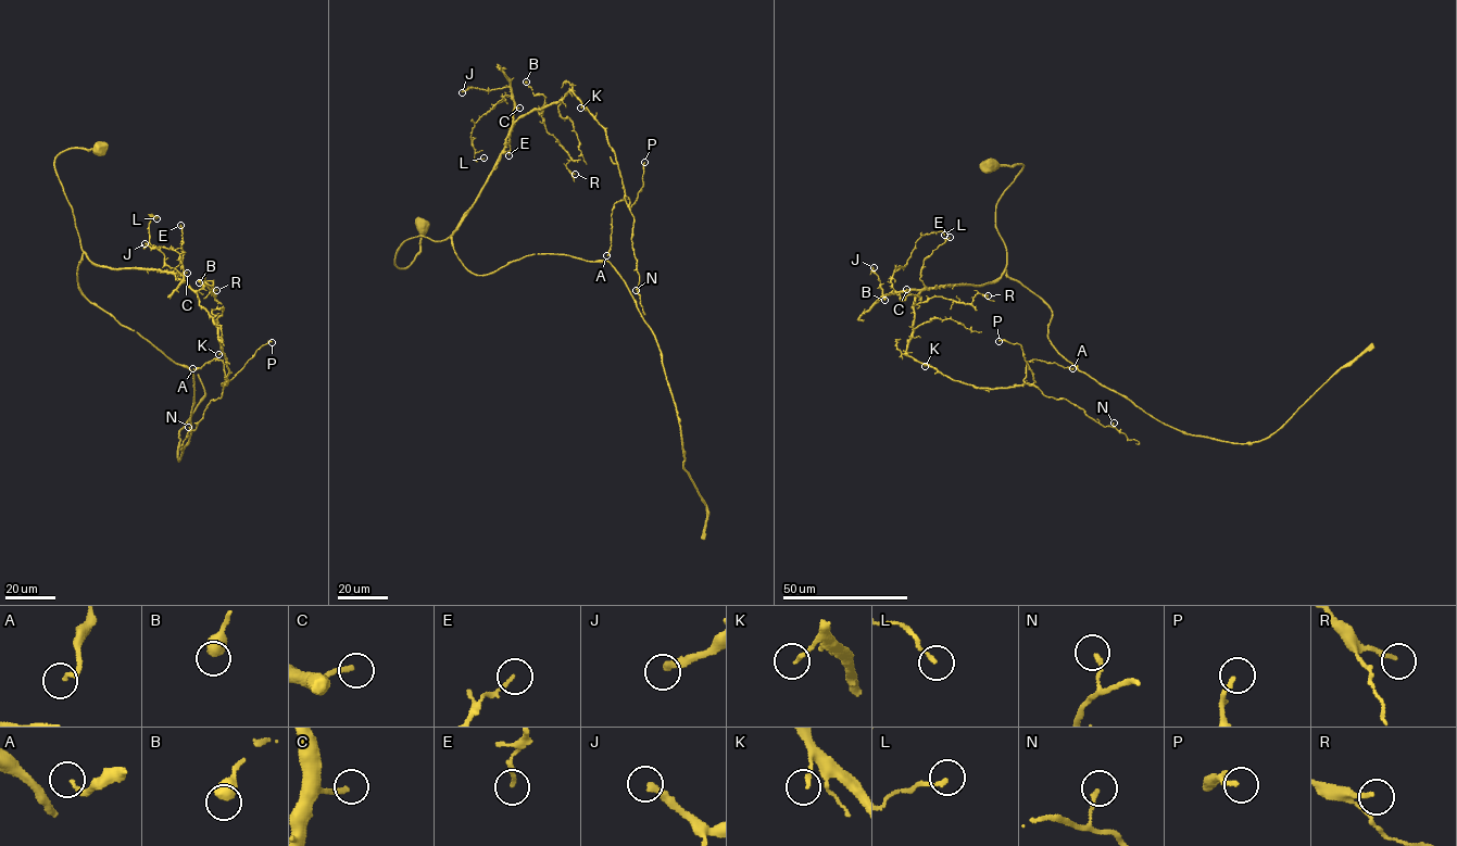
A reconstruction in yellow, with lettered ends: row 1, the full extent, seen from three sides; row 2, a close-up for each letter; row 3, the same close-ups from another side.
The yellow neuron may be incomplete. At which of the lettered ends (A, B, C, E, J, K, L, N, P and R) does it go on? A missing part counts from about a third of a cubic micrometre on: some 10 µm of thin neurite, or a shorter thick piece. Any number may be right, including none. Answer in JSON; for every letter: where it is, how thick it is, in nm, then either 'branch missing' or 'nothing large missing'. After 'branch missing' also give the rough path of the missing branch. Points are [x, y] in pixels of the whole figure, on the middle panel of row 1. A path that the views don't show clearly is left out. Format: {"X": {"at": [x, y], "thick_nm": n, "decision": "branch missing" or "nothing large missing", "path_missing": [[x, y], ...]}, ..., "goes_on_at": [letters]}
{"A": {"at": [606, 255], "thick_nm": 220, "decision": "nothing large missing"}, "B": {"at": [526, 81], "thick_nm": 550, "decision": "nothing large missing"}, "C": {"at": [519, 108], "thick_nm": 190, "decision": "branch missing", "path_missing": [[519, 108], [525, 108], [531, 144]]}, "E": {"at": [509, 155], "thick_nm": 150, "decision": "nothing large missing"}, "J": {"at": [462, 92], "thick_nm": 320, "decision": "branch missing", "path_missing": [[462, 92], [427, 138]]}, "K": {"at": [580, 108], "thick_nm": 150, "decision": "nothing large missing"}, "L": {"at": [484, 158], "thick_nm": 160, "decision": "nothing large missing"}, "N": {"at": [636, 290], "thick_nm": 170, "decision": "nothing large missing"}, "P": {"at": [644, 162], "thick_nm": 180, "decision": "nothing large missing"}, "R": {"at": [575, 174], "thick_nm": 190, "decision": "nothing large missing"}, "goes_on_at": ["C", "J"]}

